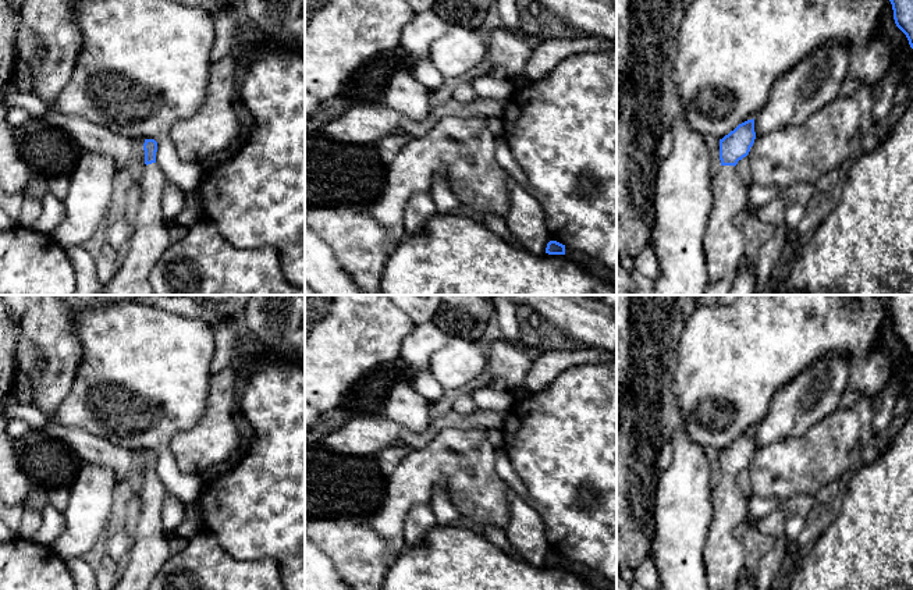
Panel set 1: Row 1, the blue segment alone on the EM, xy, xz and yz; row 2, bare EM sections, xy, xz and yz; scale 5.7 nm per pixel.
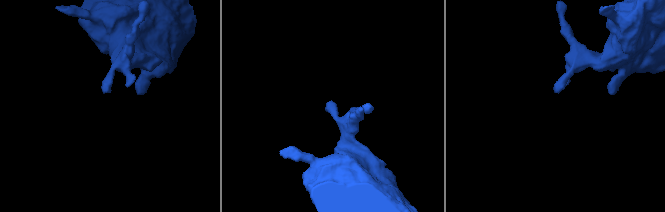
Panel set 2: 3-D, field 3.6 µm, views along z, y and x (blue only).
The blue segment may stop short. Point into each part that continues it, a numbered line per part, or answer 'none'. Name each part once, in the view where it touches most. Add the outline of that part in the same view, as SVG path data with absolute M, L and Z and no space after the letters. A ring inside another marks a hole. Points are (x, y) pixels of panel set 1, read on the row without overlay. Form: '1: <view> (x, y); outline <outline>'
1: yz (724, 555); outline M720 477L713 488L714 519L704 547L710 590L735 590L745 562L745 550L733 537L735 527L749 519L747 498L733 477Z

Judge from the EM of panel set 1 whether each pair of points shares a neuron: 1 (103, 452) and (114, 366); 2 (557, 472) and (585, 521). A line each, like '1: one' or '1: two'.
1: two
2: one

